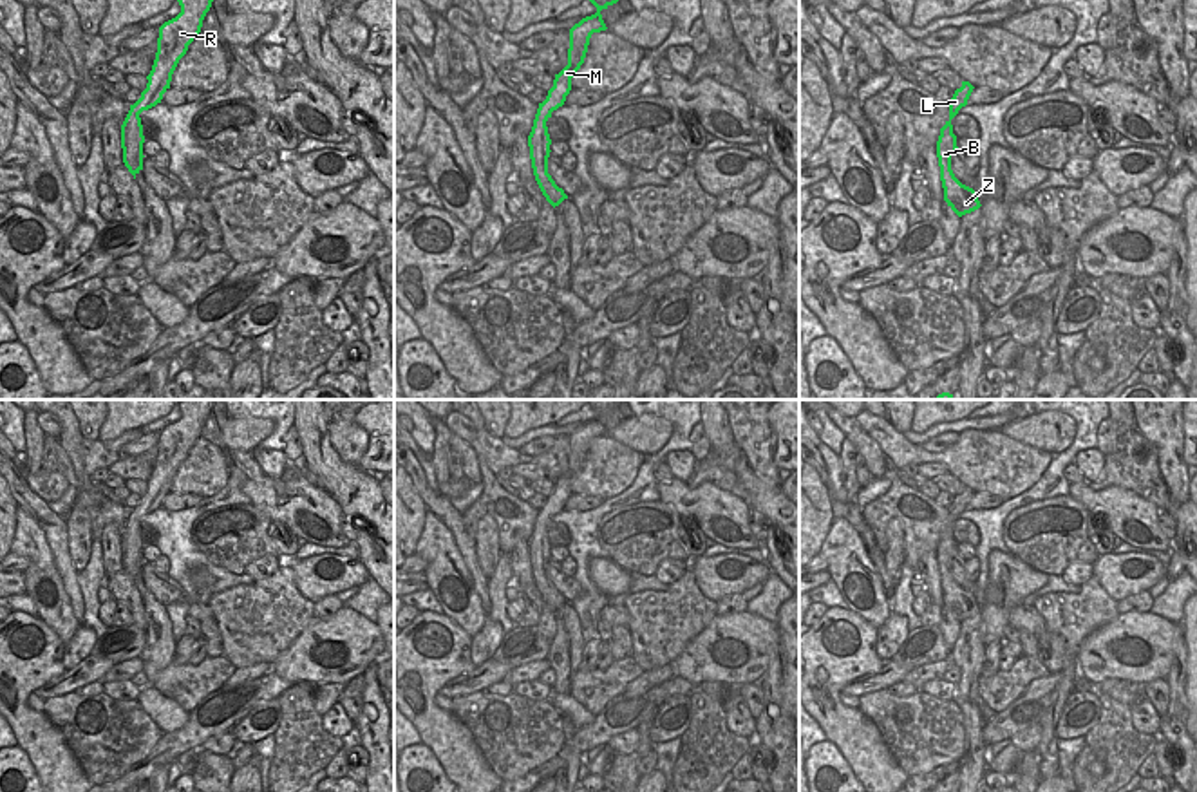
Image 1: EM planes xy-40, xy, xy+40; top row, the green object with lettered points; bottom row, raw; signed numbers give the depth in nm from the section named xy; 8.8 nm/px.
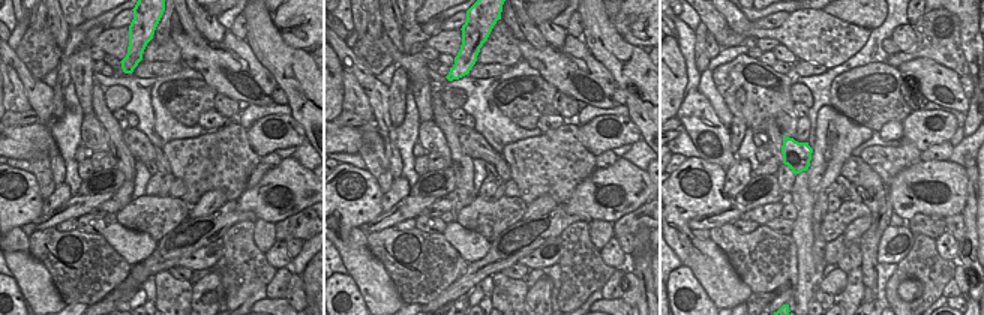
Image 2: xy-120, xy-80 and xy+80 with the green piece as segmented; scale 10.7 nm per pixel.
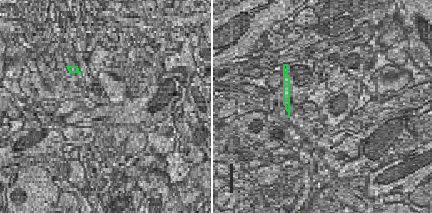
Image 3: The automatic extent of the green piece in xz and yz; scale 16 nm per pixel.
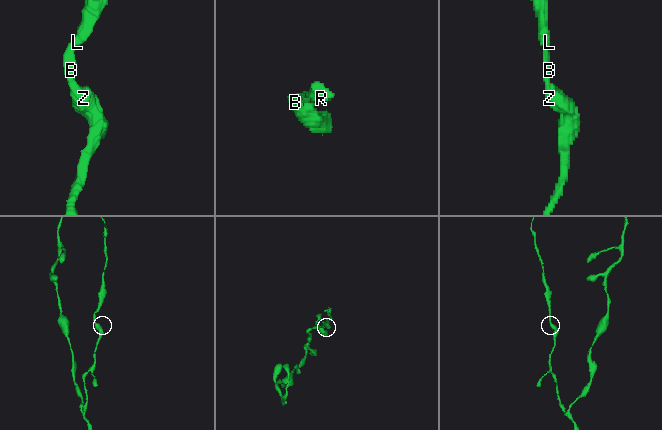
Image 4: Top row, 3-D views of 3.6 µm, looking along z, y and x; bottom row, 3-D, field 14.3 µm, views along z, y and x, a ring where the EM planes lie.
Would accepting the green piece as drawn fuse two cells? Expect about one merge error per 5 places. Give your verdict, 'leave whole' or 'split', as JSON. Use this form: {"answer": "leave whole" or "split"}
{"answer": "leave whole"}

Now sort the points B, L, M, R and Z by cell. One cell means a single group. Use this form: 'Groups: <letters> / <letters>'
Groups: B L M R Z

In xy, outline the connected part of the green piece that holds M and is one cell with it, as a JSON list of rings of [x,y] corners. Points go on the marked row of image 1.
[[[589,0],[589,2],[597,7],[597,13],[582,18],[570,29],[568,65],[559,74],[555,74],[553,87],[548,90],[546,99],[539,103],[532,132],[528,136],[530,159],[535,181],[542,195],[553,208],[559,206],[564,199],[568,199],[568,195],[564,193],[562,188],[555,184],[555,181],[548,174],[551,139],[548,134],[546,121],[551,118],[553,110],[564,105],[566,96],[571,90],[571,78],[584,63],[591,34],[608,29],[600,11],[608,9],[618,0]]]

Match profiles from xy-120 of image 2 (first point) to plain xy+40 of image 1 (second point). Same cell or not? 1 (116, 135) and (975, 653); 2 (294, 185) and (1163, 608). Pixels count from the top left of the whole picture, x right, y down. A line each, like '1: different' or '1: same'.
1: same
2: different

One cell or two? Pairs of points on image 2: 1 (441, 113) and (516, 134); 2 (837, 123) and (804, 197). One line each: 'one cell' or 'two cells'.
1: two cells
2: two cells

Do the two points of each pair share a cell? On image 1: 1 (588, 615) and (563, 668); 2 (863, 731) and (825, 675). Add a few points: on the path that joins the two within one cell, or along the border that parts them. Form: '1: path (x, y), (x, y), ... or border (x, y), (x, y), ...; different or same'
1: border (568, 603), (586, 637); different
2: path (847, 724), (823, 700), (823, 691); same

